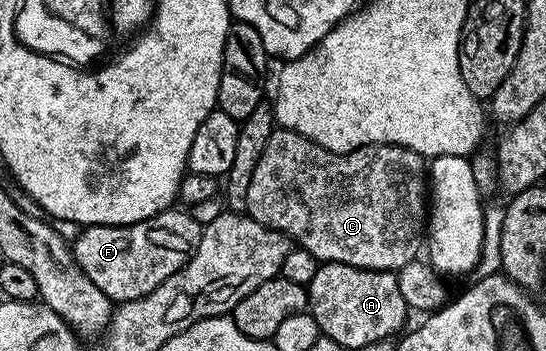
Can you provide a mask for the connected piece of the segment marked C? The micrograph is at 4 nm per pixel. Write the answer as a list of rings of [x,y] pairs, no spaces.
[[[277,127],[274,128],[271,139],[267,139],[267,147],[263,147],[263,155],[259,155],[259,163],[255,163],[255,171],[251,175],[251,187],[247,187],[245,207],[248,216],[254,217],[268,229],[279,231],[284,237],[288,237],[290,242],[296,243],[311,255],[315,255],[318,263],[334,261],[360,269],[392,273],[407,267],[407,263],[418,260],[420,253],[417,252],[420,249],[422,252],[423,249],[423,238],[427,233],[427,161],[426,158],[402,145],[364,145],[350,153],[332,153],[319,147],[319,143],[315,143],[295,131]]]

